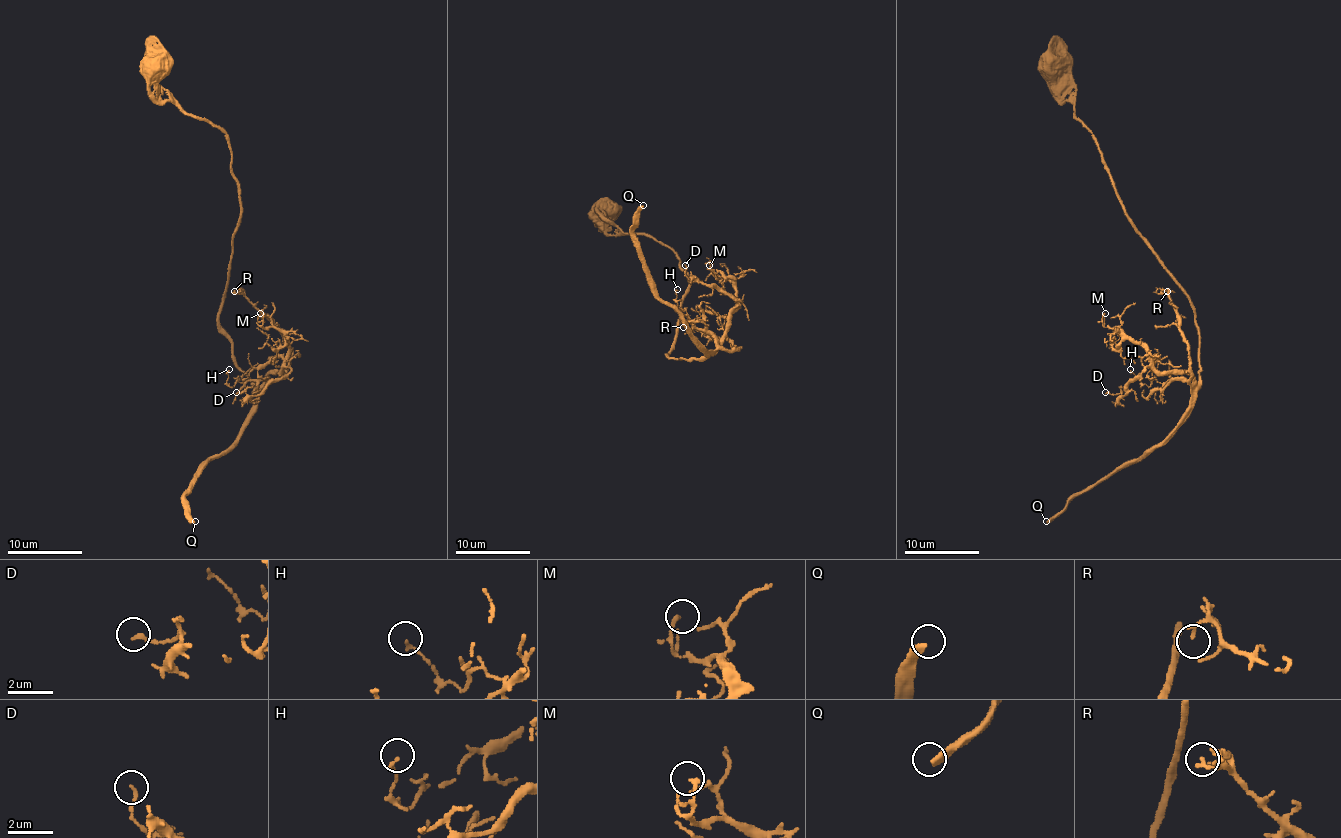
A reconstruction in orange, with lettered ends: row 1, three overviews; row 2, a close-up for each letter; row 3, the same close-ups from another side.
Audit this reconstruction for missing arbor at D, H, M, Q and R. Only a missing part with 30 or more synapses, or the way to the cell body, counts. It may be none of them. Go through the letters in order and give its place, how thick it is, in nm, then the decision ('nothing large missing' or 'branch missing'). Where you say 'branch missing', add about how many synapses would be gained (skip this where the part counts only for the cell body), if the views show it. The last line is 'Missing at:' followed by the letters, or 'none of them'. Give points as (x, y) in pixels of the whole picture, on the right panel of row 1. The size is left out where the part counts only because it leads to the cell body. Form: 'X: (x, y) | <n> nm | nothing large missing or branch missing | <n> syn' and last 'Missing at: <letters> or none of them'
D: (1105, 392) | 150 nm | nothing large missing
H: (1130, 369) | 130 nm | nothing large missing
M: (1105, 313) | 180 nm | nothing large missing
Q: (1046, 521) | 320 nm | branch missing | 450 syn
R: (1167, 291) | 150 nm | nothing large missing
Missing at: Q

